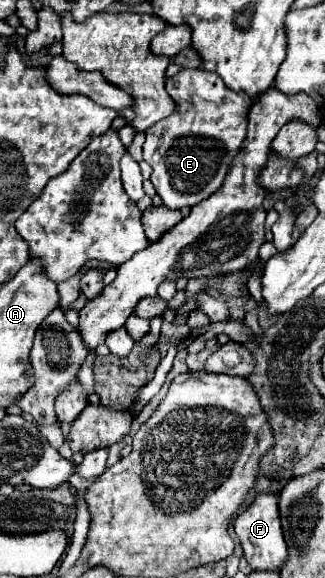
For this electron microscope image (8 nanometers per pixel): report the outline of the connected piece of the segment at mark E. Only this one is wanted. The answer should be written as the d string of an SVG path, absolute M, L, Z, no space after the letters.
M181 69L175 77L167 79L165 87L167 87L167 93L173 97L177 109L171 117L155 123L155 127L145 131L143 159L153 167L151 183L157 195L163 199L163 205L171 209L183 209L183 207L193 207L201 203L221 187L229 171L229 165L235 153L239 151L239 145L245 139L249 105L245 105L245 93L235 93L231 89L225 89L225 83L221 81L221 77L205 69Z

